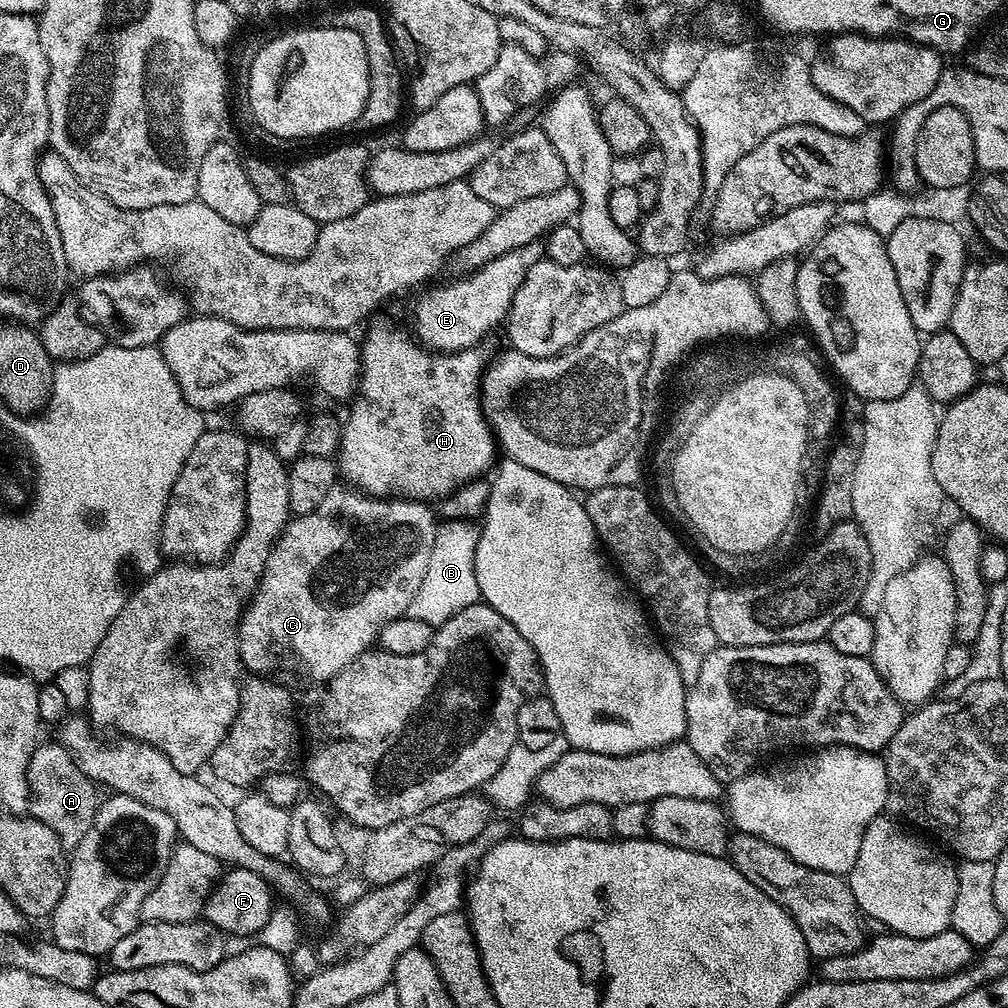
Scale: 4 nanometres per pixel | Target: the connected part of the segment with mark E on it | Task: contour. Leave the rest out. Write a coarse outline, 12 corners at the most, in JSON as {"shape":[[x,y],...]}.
{"shape":[[523,244],[422,293],[415,339],[433,352],[477,347],[507,321],[545,259]]}

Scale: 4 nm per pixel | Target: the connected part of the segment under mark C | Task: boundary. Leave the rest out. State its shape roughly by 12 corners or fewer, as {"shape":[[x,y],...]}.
{"shape":[[335,486],[289,519],[240,663],[319,686],[405,615],[419,500]]}

